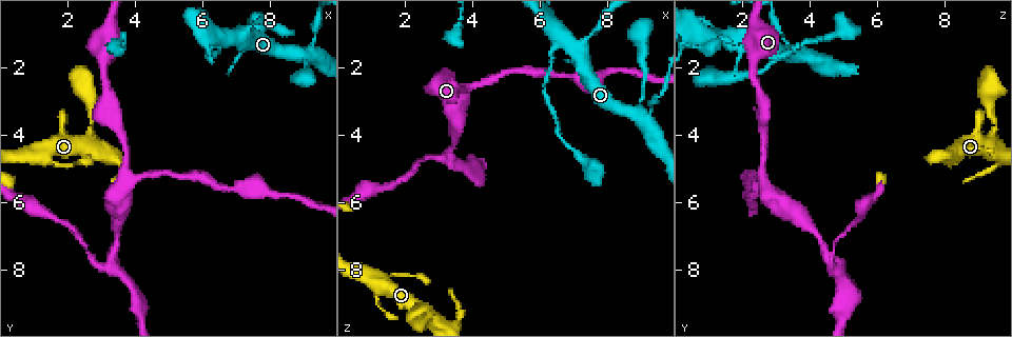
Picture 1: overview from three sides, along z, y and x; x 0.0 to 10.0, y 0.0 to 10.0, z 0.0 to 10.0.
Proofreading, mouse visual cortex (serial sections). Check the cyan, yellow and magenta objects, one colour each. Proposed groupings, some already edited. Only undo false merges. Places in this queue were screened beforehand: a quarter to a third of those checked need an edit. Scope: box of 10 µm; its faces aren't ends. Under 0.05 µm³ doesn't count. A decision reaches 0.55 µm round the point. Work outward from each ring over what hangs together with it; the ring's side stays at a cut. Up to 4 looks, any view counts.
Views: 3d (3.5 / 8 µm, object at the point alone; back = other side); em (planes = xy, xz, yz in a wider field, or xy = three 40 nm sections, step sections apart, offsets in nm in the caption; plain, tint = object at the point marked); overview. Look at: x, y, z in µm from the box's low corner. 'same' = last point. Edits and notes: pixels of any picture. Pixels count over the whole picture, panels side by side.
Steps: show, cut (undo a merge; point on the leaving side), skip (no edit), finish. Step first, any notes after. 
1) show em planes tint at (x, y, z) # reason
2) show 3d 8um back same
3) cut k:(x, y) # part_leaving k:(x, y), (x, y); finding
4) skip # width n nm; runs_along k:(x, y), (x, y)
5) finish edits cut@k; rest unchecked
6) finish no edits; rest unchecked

show em xy step 3 tint at (3.75, 5.10, 2.65) # two arms in line, one across

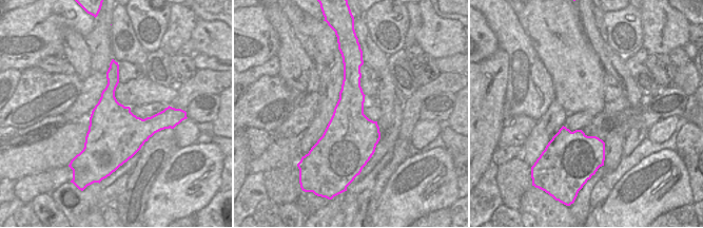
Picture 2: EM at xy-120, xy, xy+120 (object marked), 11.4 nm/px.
show 3d 3.5um back same

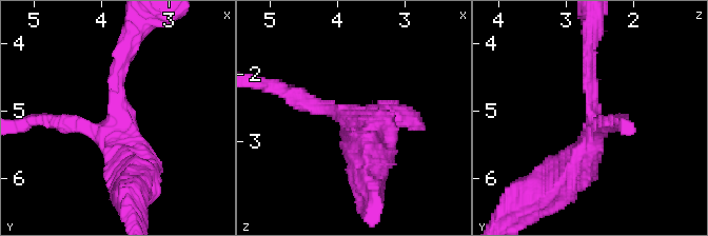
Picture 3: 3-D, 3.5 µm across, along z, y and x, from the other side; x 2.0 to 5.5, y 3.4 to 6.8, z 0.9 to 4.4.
skip # runs_along 3:(589, 47), (591, 138), (562, 173); all the same cell

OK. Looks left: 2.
show 3d 3.5um back at (3.30, 7.80, 4.60) # a fork

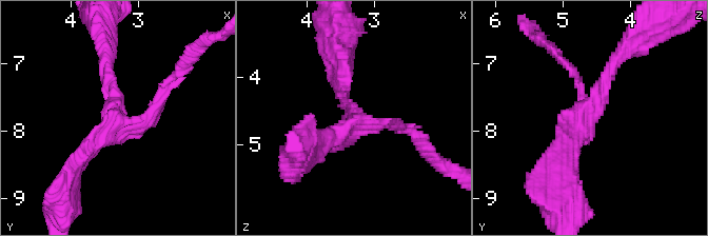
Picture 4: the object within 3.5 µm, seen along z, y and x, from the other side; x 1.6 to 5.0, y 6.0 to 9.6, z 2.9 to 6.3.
show em xy step 5 tint at (3.30, 7.85, 4.70) # arms 3; arm_widths 150, 200, 200 nm

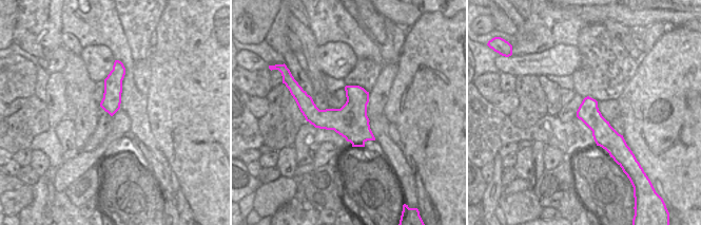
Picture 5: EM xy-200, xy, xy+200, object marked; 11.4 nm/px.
skip # runs_along 4:(615, 59), (556, 166); continuous, no second cell

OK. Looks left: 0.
finish no edits; rest unchecked

